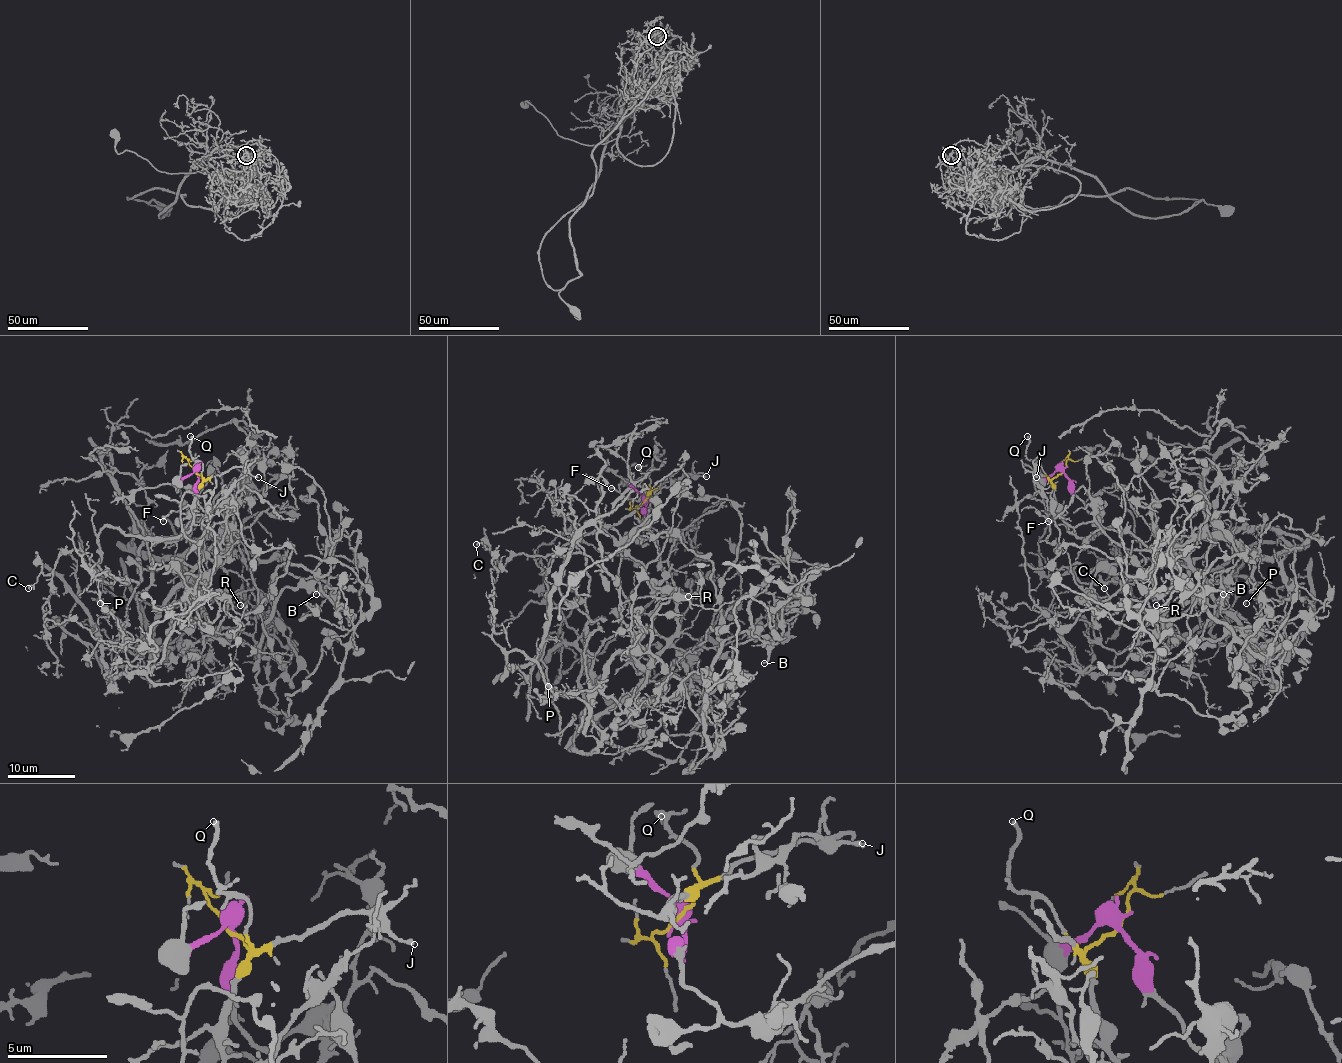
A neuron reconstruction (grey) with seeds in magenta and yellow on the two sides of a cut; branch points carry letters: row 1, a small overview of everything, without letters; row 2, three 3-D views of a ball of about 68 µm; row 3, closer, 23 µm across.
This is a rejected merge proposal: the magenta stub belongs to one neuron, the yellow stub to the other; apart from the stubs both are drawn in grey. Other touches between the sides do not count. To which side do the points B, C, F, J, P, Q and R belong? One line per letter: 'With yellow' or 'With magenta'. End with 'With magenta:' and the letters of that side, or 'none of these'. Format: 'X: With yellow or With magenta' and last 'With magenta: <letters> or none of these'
B: With magenta
C: With magenta
F: With yellow
J: With yellow
P: With yellow
Q: With yellow
R: With magenta
With magenta: B, C, R

